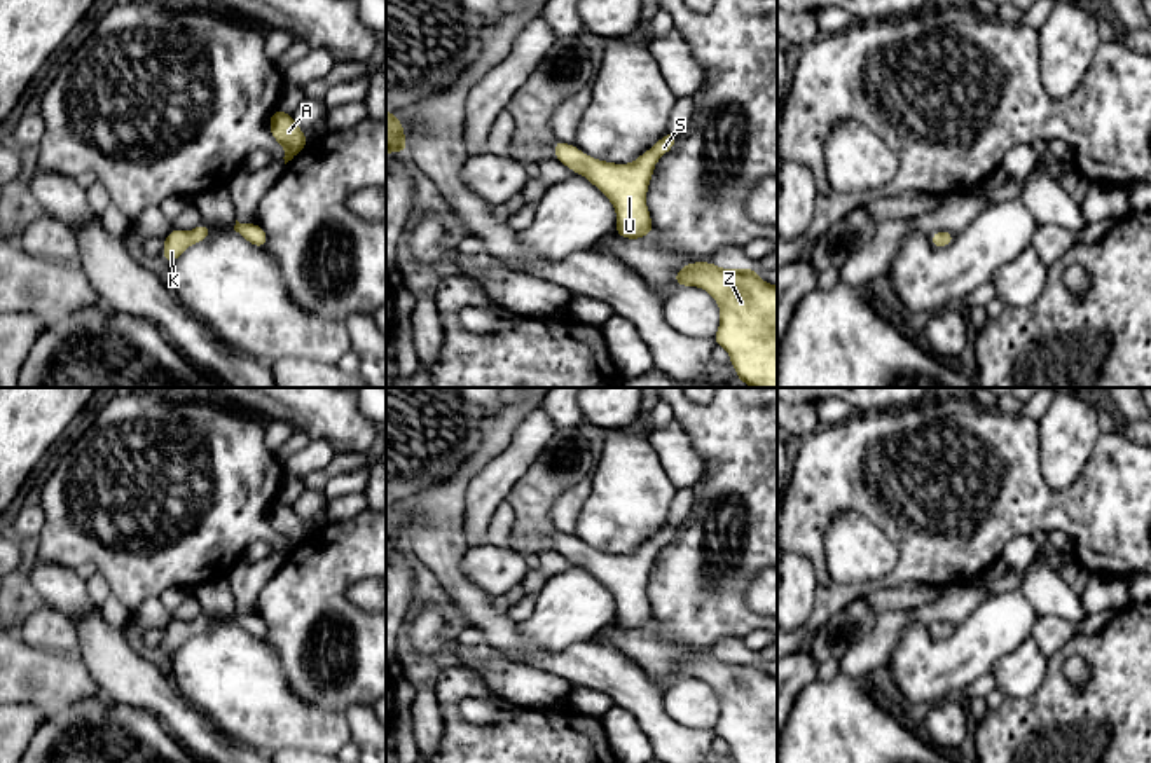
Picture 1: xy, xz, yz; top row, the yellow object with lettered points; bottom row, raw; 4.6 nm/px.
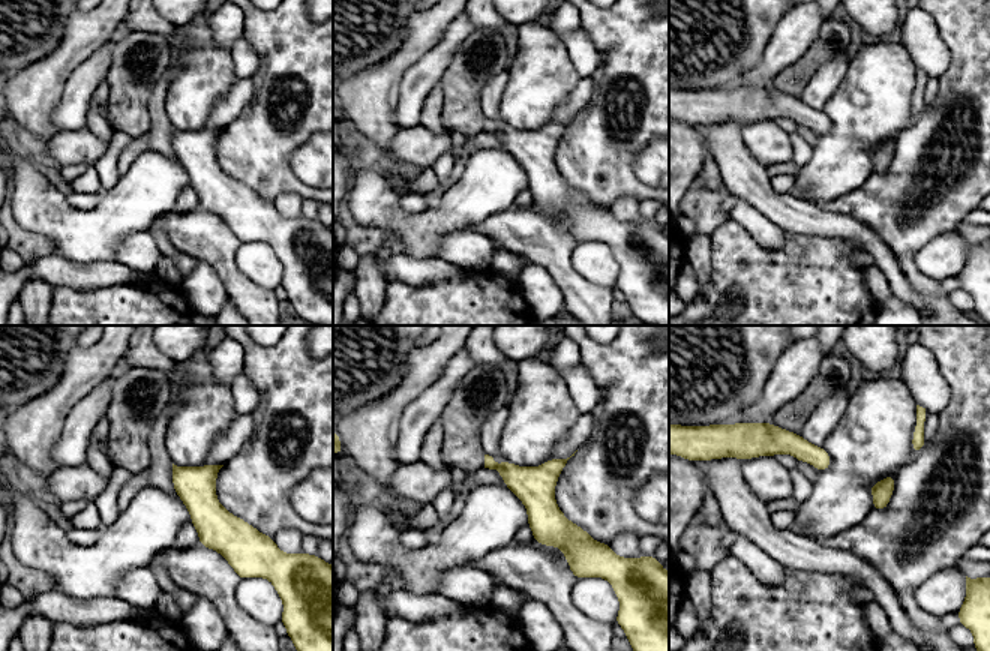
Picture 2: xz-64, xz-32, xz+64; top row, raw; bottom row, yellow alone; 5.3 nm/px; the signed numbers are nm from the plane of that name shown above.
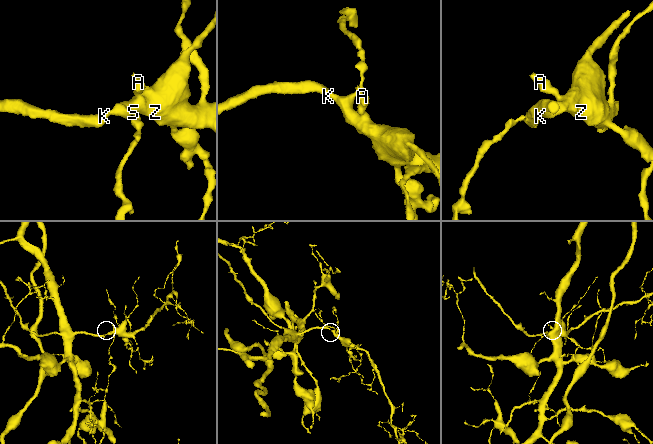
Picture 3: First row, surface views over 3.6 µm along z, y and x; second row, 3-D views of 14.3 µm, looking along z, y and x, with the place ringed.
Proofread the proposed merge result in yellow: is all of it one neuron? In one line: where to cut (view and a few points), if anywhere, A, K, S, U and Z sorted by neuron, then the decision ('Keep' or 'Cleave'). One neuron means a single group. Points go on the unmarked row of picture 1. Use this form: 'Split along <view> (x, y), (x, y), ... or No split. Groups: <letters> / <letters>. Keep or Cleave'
No split. Groups: A K S U Z. Keep

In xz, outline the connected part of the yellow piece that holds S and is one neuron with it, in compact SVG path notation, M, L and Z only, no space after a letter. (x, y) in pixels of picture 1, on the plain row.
M664 526L650 541L629 555L594 550L576 536L555 531L555 552L585 567L613 595L617 604L615 622L625 630L641 630L651 625L653 615L646 597L648 576L657 552L676 534L678 526Z

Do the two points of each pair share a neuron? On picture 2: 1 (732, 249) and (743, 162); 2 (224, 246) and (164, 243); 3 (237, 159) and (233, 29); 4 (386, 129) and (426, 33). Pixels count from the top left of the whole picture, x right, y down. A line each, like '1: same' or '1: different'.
1: different
2: different
3: different
4: same

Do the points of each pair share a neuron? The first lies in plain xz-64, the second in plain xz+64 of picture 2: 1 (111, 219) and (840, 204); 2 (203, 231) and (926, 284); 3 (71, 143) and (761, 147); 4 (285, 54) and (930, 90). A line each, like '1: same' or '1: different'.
1: different
2: different
3: same
4: different

